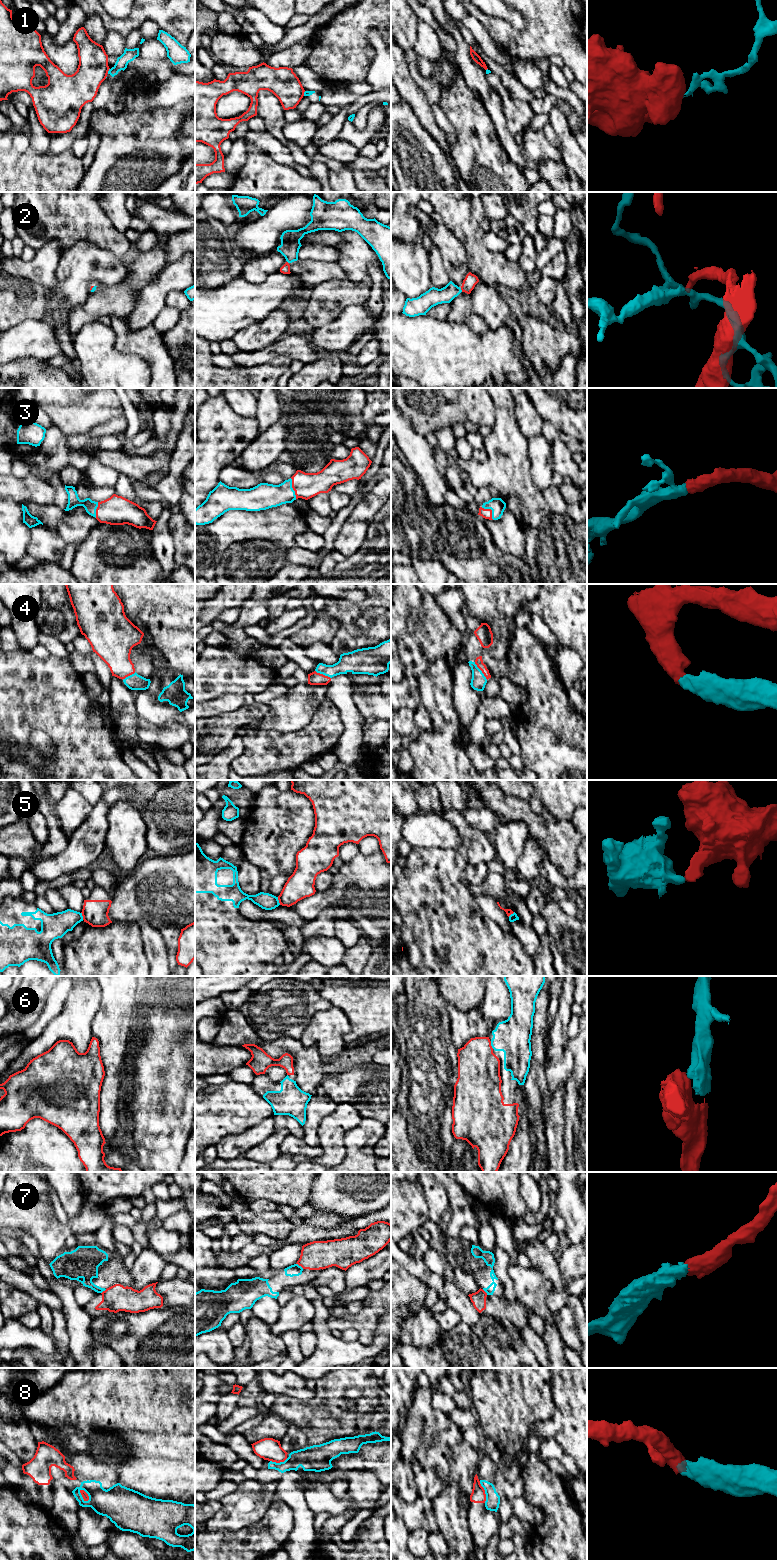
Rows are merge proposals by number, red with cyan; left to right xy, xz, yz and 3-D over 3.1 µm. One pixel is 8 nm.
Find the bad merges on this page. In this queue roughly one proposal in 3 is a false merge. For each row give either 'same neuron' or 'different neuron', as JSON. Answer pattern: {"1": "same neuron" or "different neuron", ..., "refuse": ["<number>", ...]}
{"1": "different neuron", "2": "same neuron", "3": "same neuron", "4": "same neuron", "5": "different neuron", "6": "same neuron", "7": "different neuron", "8": "different neuron", "refuse": ["1", "5", "7", "8"]}

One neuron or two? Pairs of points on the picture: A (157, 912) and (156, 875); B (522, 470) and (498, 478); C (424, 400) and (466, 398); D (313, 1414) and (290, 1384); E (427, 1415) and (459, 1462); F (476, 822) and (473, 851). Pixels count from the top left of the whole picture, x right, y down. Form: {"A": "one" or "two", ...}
{"A": "one", "B": "one", "C": "one", "D": "two", "E": "one", "F": "two"}

